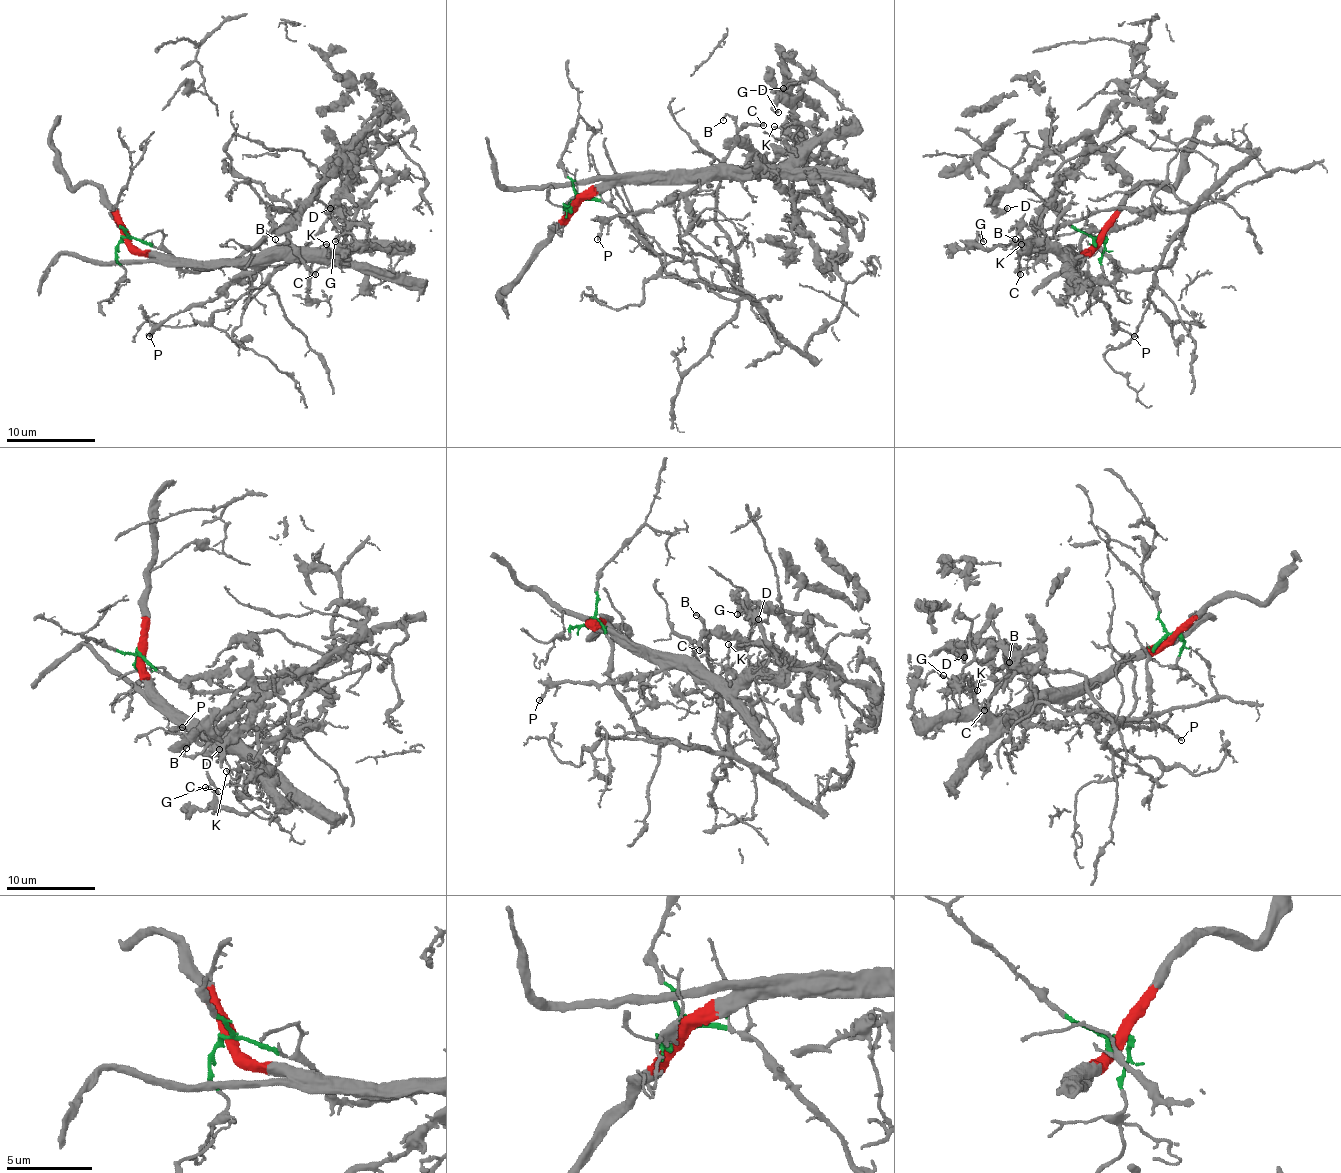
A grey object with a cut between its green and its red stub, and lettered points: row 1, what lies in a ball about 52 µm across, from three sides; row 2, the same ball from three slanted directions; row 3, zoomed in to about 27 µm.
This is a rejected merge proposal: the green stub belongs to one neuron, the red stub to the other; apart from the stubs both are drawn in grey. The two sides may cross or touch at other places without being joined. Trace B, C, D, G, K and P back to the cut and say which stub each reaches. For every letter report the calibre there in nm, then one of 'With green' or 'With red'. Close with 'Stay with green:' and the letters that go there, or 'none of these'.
B: Thickness 120 nm. With green
C: Thickness 240 nm. With green
D: Thickness 340 nm. With red
G: Thickness 170 nm. With red
K: Thickness 100 nm. With red
P: Thickness 190 nm. With red
Stay with green: B, C

